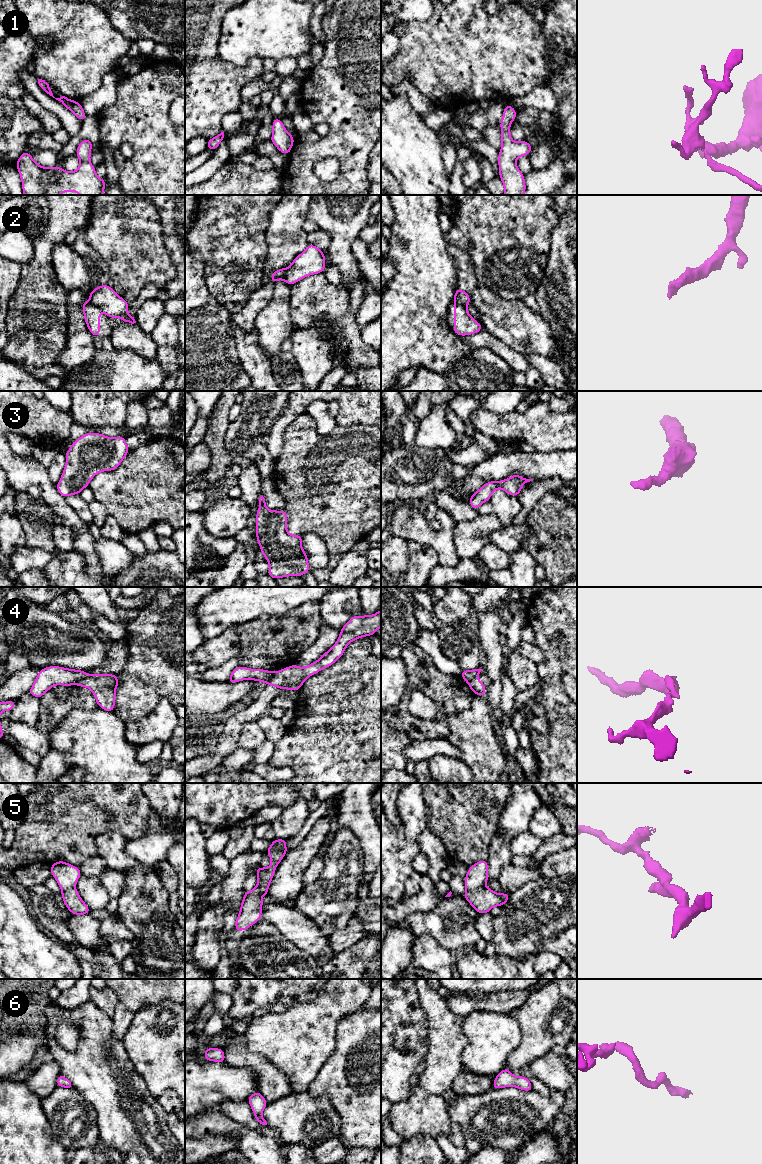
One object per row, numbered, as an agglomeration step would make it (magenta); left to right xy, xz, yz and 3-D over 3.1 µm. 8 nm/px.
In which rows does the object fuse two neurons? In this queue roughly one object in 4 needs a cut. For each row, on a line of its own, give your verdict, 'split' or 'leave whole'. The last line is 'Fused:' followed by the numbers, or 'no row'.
1: leave whole
2: split
3: leave whole
4: split
5: split
6: leave whole
Fused: 2, 4, 5

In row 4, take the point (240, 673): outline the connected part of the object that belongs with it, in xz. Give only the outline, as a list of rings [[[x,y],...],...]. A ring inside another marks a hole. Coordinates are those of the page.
[[[238,666],[231,672],[227,682],[237,683],[243,680],[255,680],[257,682],[268,683],[274,673],[265,669],[250,669],[244,666]]]

